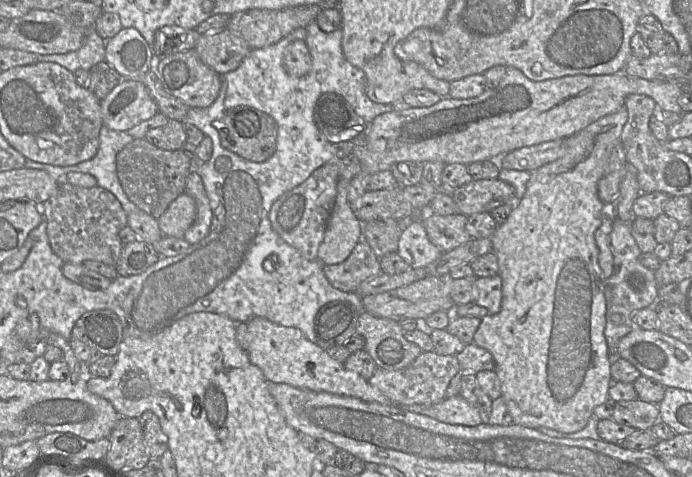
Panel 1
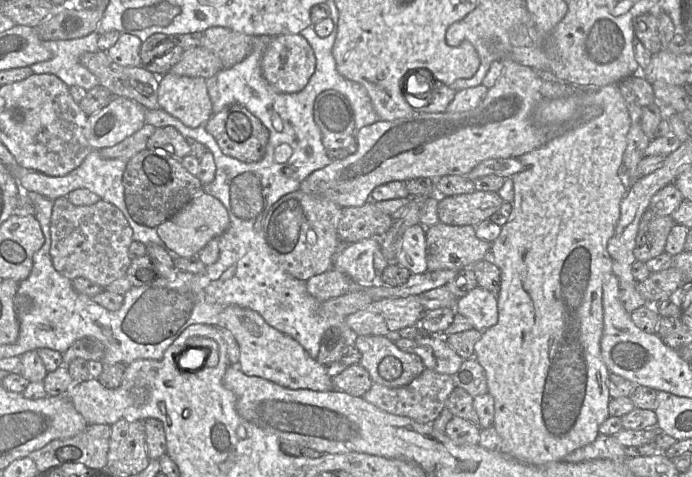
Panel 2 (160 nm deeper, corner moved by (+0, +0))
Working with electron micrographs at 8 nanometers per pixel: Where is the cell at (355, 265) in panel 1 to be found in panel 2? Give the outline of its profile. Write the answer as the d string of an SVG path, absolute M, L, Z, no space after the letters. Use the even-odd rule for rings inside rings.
M334 267L311 277L307 282L307 291L320 302L341 296L352 291L355 282Z

